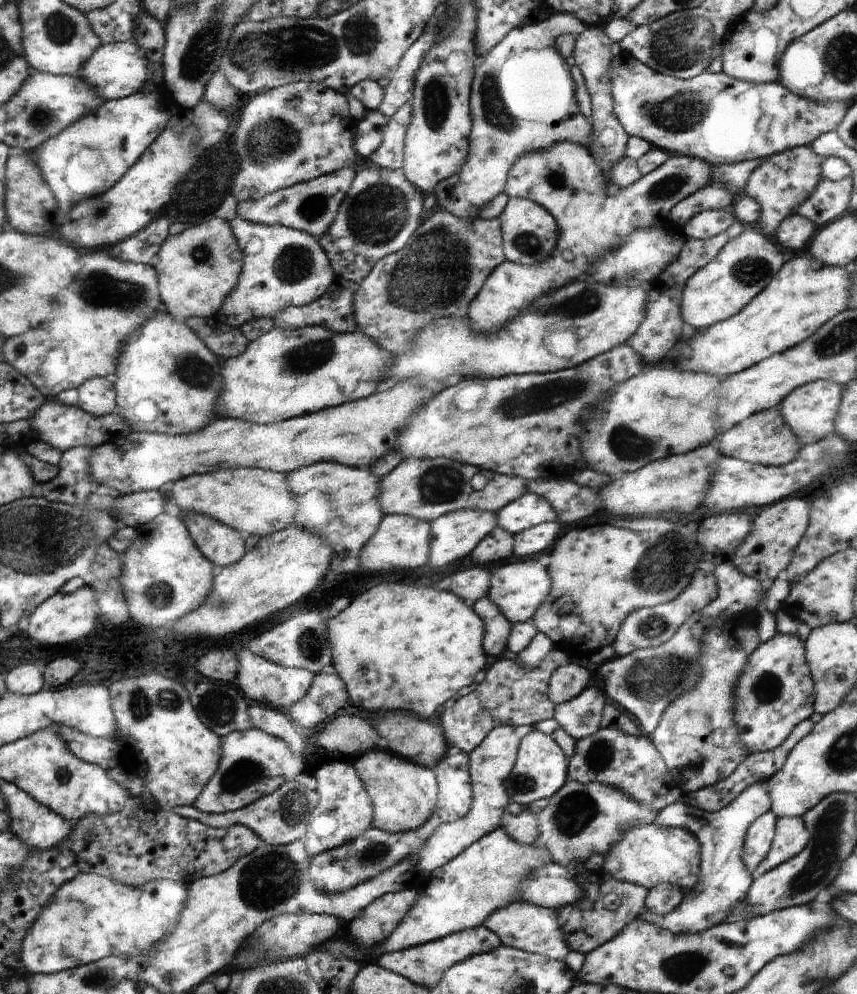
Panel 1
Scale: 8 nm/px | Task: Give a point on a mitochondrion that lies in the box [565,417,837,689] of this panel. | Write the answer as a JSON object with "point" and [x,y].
{"point":[669,561]}

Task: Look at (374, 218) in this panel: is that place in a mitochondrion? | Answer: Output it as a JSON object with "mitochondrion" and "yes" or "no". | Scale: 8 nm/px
{"mitochondrion":"yes"}

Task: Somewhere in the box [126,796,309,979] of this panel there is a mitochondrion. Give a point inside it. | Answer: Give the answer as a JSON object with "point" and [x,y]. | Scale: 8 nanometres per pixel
{"point":[269,880]}

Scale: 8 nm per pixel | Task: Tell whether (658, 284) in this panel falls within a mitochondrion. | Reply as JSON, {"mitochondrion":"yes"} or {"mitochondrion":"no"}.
{"mitochondrion":"no"}

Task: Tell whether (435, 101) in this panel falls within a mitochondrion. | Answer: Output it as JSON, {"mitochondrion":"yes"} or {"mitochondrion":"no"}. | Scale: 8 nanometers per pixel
{"mitochondrion":"yes"}

